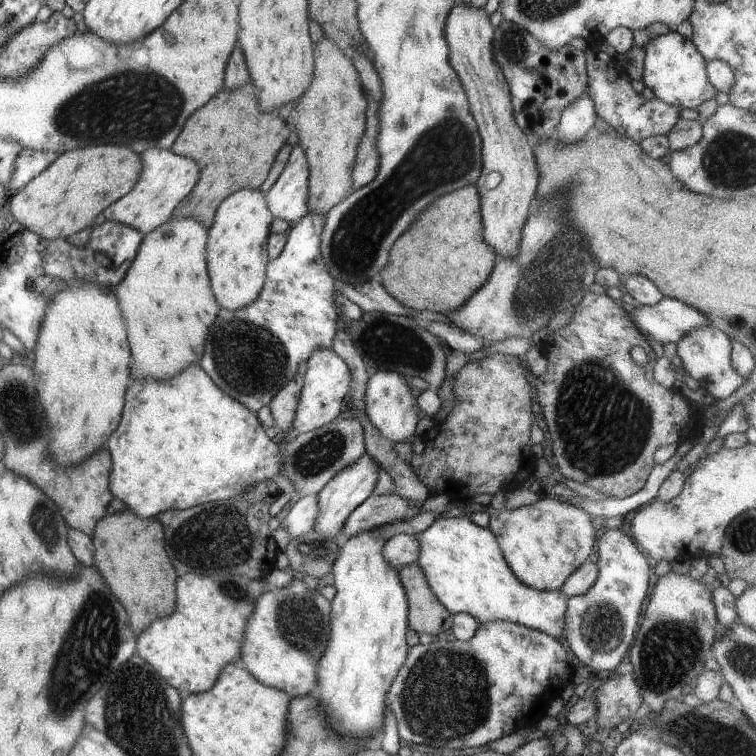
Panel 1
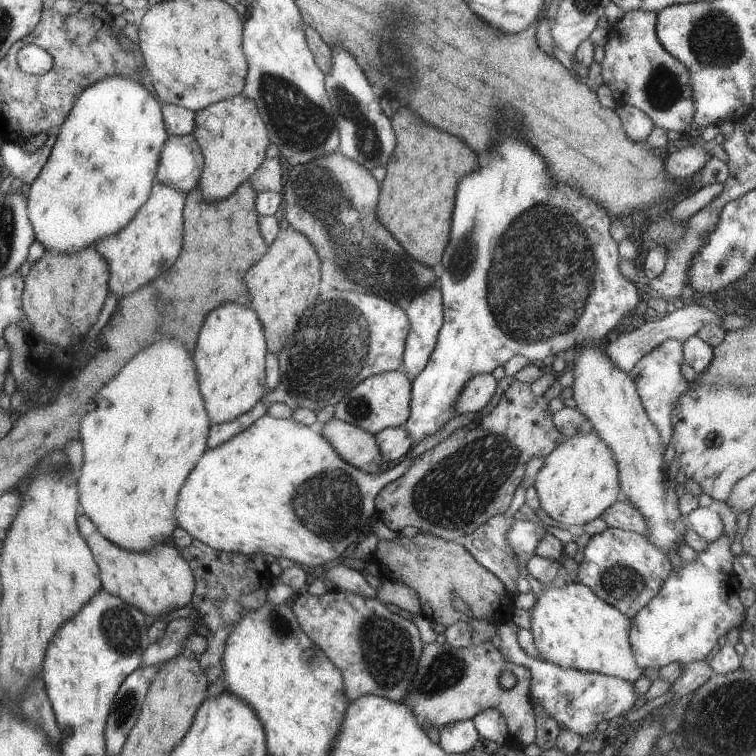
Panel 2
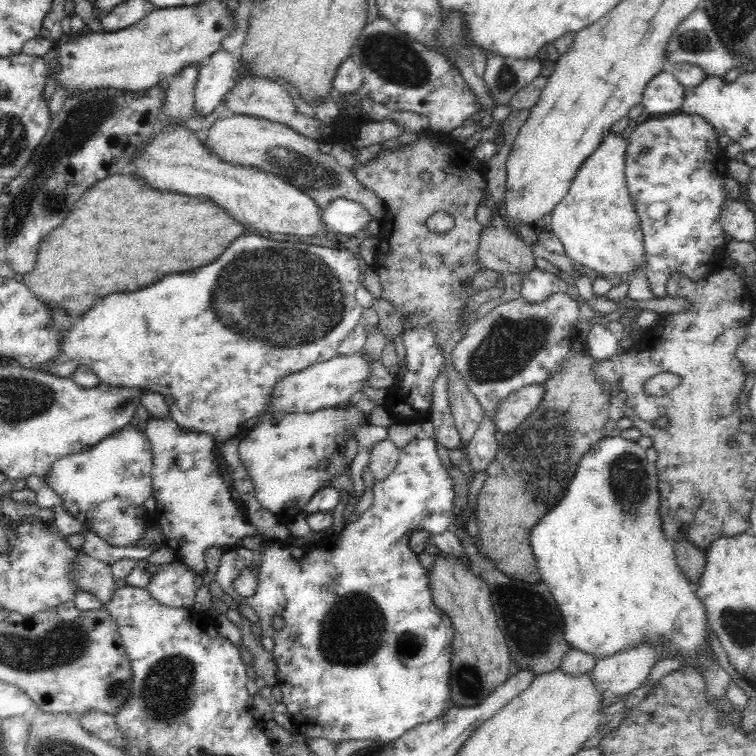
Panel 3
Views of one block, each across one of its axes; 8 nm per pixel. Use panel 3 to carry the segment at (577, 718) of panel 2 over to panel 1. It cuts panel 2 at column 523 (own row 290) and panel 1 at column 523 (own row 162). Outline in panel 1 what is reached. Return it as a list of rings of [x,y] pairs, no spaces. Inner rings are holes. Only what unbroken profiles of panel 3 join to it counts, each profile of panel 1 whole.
[[[492,621],[481,623],[476,634],[467,641],[461,640],[438,640],[427,645],[417,644],[409,647],[406,660],[394,677],[387,692],[387,704],[392,707],[394,716],[397,718],[399,738],[402,743],[427,744],[436,748],[448,748],[448,750],[462,750],[464,748],[478,748],[484,744],[490,744],[498,738],[514,733],[522,727],[534,727],[536,723],[546,716],[546,708],[552,700],[560,696],[564,687],[572,682],[575,667],[573,666],[564,644],[560,643],[549,634],[528,628],[527,626],[511,623],[510,621]]]

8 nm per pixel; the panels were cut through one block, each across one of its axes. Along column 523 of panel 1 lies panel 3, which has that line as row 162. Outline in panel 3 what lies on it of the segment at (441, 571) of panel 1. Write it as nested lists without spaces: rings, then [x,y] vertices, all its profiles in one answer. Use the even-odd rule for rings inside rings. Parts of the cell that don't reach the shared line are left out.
[[[613,132],[605,136],[598,148],[580,165],[570,183],[570,190],[551,212],[552,233],[561,240],[572,261],[585,267],[594,276],[609,278],[614,283],[625,280],[630,271],[645,266],[643,230],[625,181],[626,151],[627,139]]]

